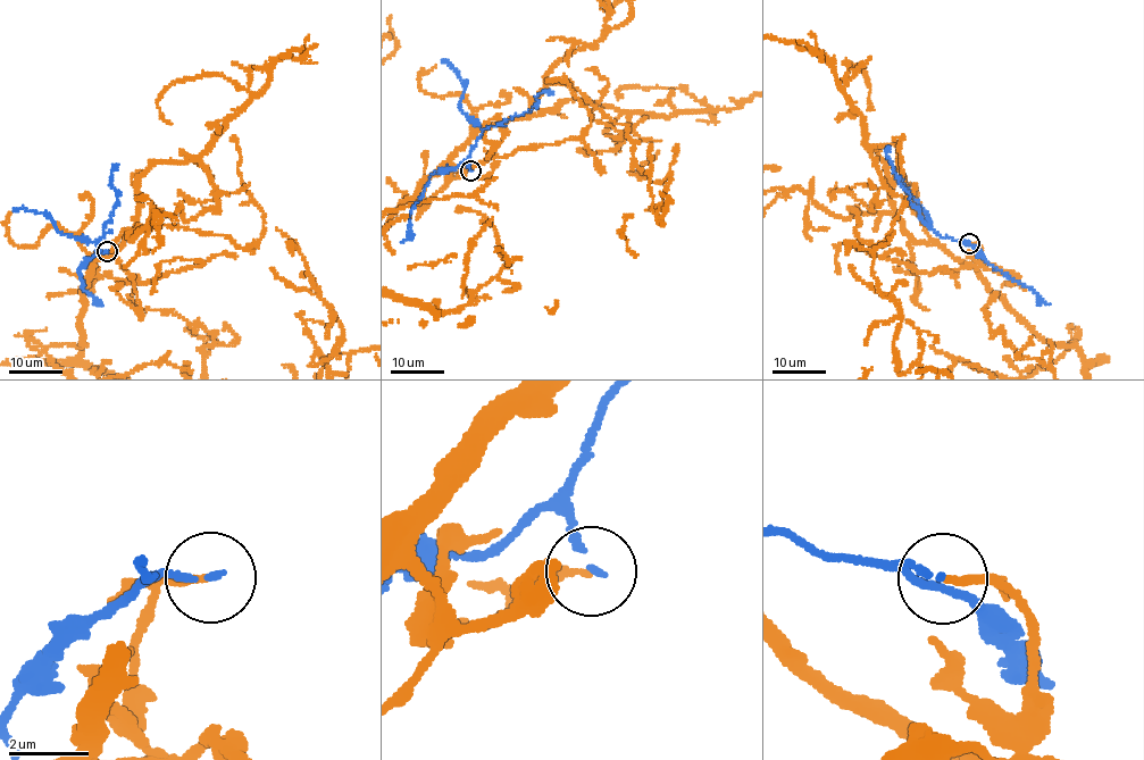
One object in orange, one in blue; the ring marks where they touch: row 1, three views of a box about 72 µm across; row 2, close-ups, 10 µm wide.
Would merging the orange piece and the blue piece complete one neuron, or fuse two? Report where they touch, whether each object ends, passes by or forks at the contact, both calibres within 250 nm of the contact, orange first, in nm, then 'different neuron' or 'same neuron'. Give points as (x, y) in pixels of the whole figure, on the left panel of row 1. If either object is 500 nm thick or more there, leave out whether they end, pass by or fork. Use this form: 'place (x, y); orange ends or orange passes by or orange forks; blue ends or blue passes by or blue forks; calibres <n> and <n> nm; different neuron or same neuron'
place (107, 251); orange ends; blue ends; calibres 170 and 160 nm; different neuron

